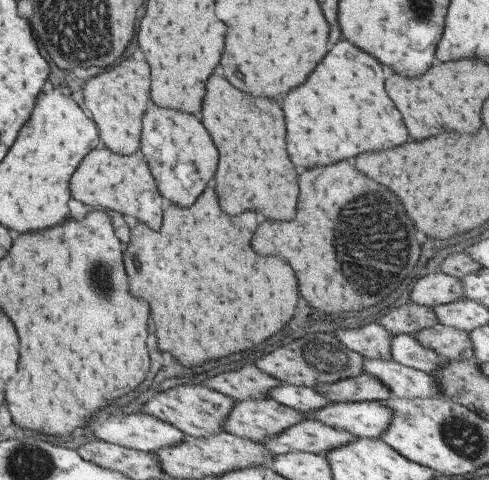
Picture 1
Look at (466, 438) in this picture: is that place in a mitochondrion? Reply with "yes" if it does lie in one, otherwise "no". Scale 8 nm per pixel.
yes

